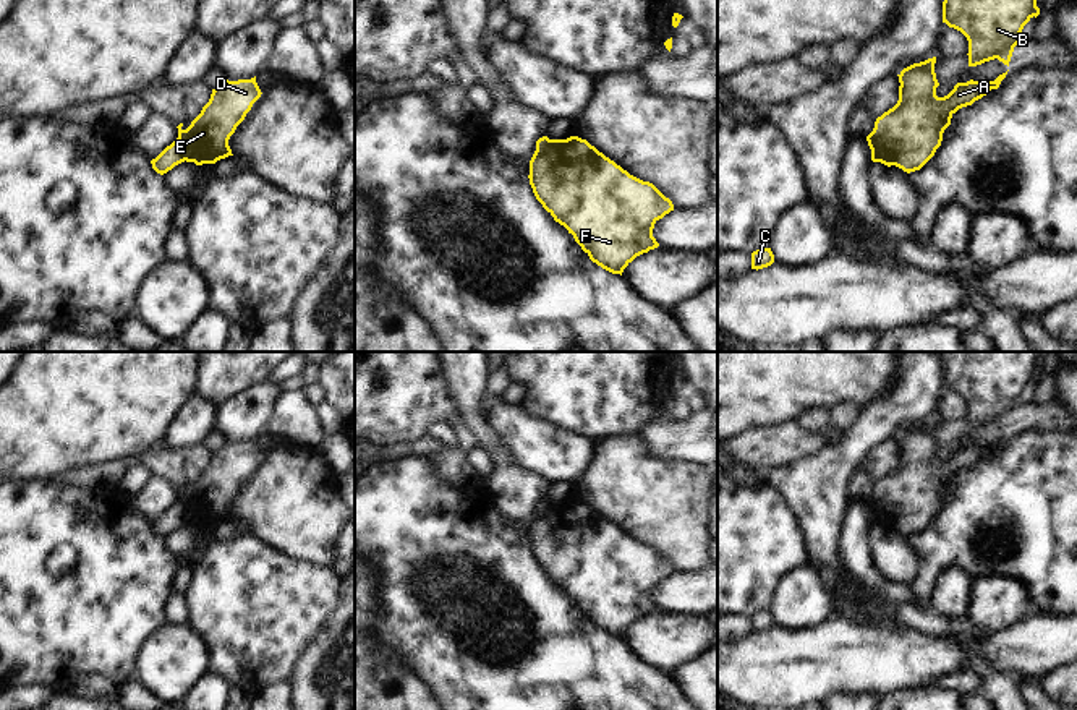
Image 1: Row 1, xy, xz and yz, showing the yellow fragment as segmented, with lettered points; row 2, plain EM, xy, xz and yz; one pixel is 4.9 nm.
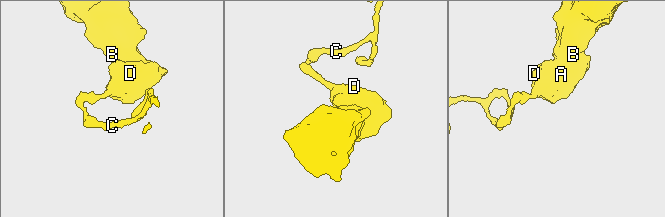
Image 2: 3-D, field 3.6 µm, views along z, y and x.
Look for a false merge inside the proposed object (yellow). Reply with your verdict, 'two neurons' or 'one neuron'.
two neurons

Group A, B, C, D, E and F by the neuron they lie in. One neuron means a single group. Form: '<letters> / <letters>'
A B D E F / C

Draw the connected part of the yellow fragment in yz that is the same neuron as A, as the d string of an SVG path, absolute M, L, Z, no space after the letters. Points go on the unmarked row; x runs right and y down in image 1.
M936 420L913 426L897 438L899 464L876 481L866 499L873 525L896 528L907 537L920 533L941 509L952 478L998 452L1007 438L1006 434L994 444L957 446L947 459L938 460L934 426Z

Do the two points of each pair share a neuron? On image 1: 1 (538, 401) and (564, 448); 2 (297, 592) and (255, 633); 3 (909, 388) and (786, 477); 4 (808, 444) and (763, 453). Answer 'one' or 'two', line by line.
1: two
2: one
3: one
4: one

